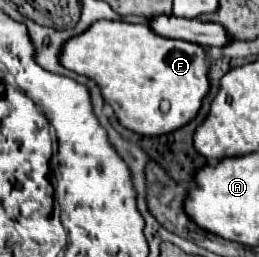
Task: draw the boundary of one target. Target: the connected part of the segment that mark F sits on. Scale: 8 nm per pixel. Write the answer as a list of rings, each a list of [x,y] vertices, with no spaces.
[[[110,20],[94,22],[88,32],[72,36],[70,40],[66,40],[66,44],[62,44],[62,56],[58,60],[64,68],[94,80],[104,102],[112,106],[118,122],[140,136],[160,136],[178,130],[196,116],[196,112],[200,110],[200,102],[208,92],[208,66],[204,62],[202,46],[186,40],[158,36],[144,24]]]

